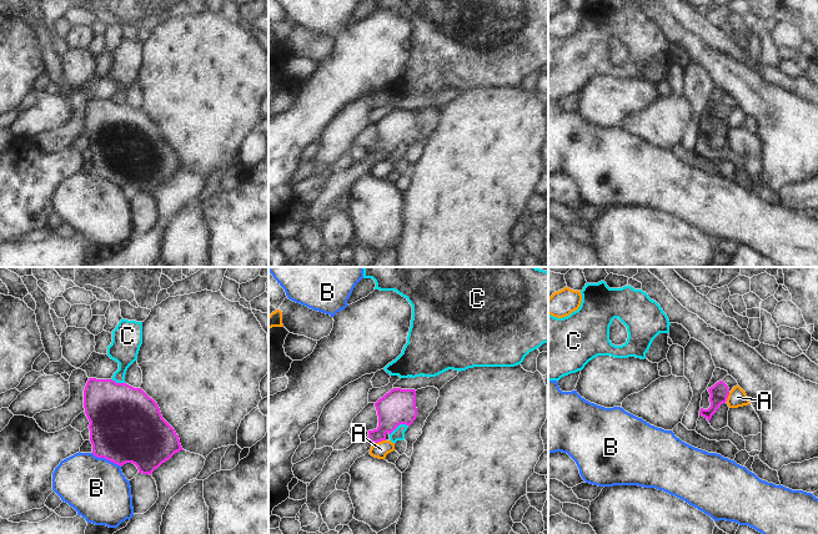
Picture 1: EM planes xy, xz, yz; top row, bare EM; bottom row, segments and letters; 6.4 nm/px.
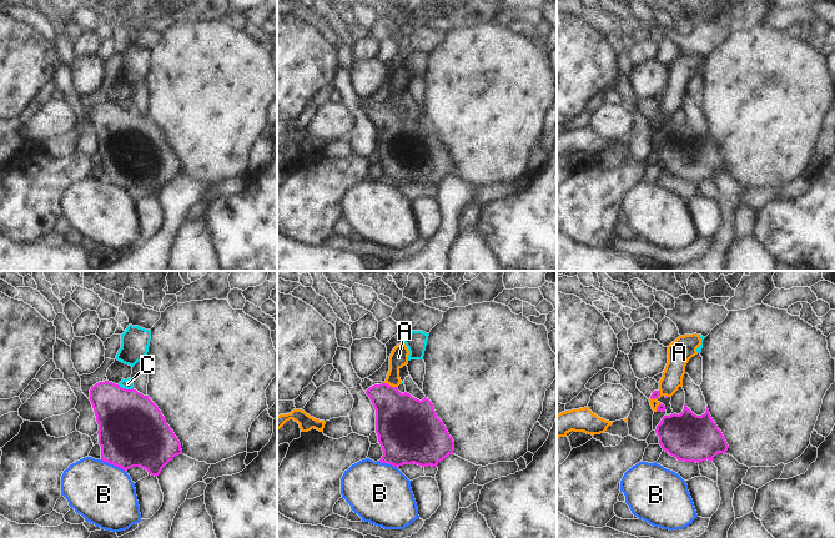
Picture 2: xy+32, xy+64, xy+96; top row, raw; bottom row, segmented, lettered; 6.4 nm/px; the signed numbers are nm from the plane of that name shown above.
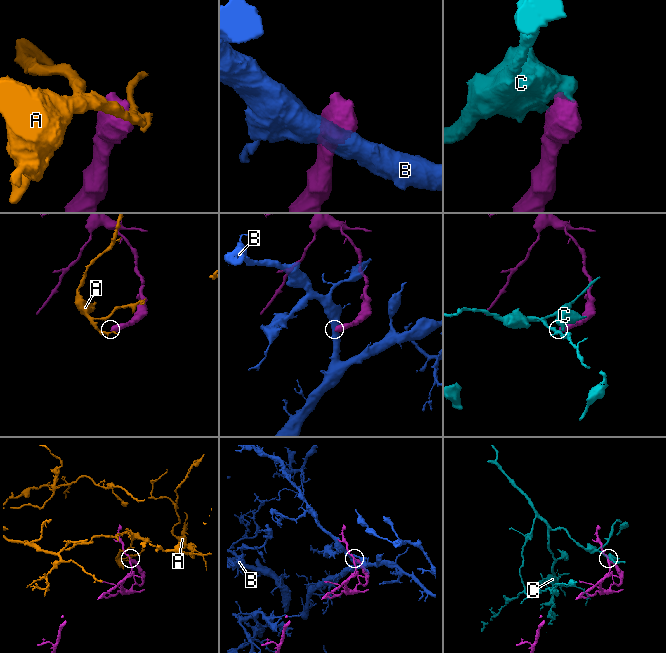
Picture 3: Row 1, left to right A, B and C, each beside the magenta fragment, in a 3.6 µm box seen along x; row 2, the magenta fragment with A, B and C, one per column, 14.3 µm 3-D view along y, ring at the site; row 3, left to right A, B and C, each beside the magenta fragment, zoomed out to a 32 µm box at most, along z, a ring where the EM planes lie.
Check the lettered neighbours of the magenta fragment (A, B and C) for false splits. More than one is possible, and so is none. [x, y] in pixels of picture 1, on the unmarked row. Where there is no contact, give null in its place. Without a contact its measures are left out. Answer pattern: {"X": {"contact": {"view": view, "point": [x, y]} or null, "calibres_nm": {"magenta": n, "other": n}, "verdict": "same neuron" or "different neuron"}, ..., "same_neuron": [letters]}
{"A": {"contact": {"view": "xz", "point": [380, 161]}, "calibres_nm": {"magenta": 220, "other": 100}, "verdict": "different neuron"}, "B": {"contact": {"view": "xy", "point": [106, 179]}, "calibres_nm": {"magenta": 480, "other": 380}, "verdict": "different neuron"}, "C": {"contact": {"view": "xz", "point": [399, 145]}, "calibres_nm": {"magenta": 220, "other": 80}, "verdict": "different neuron"}, "same_neuron": []}

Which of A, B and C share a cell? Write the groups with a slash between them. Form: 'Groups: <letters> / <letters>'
Groups: A / B / C

